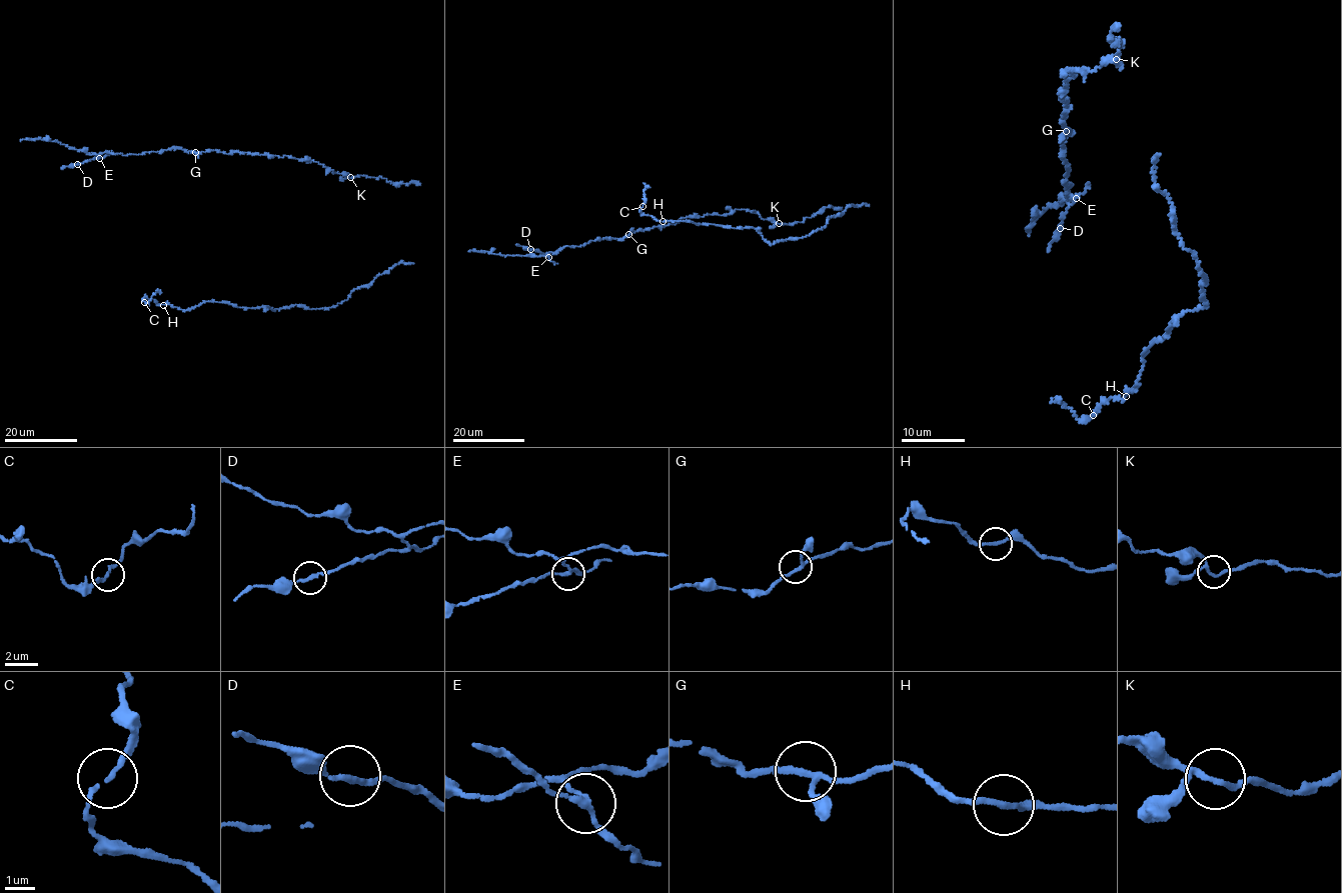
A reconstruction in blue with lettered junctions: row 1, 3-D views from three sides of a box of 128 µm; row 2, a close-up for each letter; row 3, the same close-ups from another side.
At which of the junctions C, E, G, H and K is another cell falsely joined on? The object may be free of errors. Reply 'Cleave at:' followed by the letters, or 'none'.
Cleave at: E

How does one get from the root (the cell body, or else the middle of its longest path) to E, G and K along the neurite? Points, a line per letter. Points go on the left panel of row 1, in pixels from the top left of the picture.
E: (395, 185), (381, 177), (333, 173), (312, 161), (232, 151), (172, 148), (126, 155), (104, 152), (99, 158)
G: (395, 185), (381, 177), (350, 178), (317, 162), (288, 156), (209, 149), (195, 152)
K: (395, 185), (381, 177), (350, 177)

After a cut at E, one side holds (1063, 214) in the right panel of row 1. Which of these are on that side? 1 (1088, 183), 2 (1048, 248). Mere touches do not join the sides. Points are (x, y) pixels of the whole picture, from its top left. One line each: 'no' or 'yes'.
1: yes
2: yes

